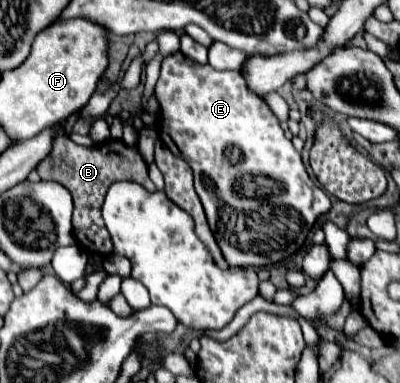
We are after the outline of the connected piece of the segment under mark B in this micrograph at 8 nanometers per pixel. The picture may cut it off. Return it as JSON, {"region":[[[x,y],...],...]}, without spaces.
{"region":[[[54,138],[50,156],[38,164],[38,174],[42,180],[56,180],[64,188],[70,190],[70,194],[74,198],[74,236],[76,236],[78,246],[86,254],[98,252],[98,254],[106,256],[112,250],[110,234],[108,234],[108,230],[102,222],[102,214],[100,214],[106,190],[112,182],[134,180],[134,182],[142,184],[144,188],[148,188],[150,192],[156,190],[154,182],[148,176],[148,164],[140,156],[138,146],[128,146],[122,140],[106,140],[102,144],[86,148],[72,140]]]}

